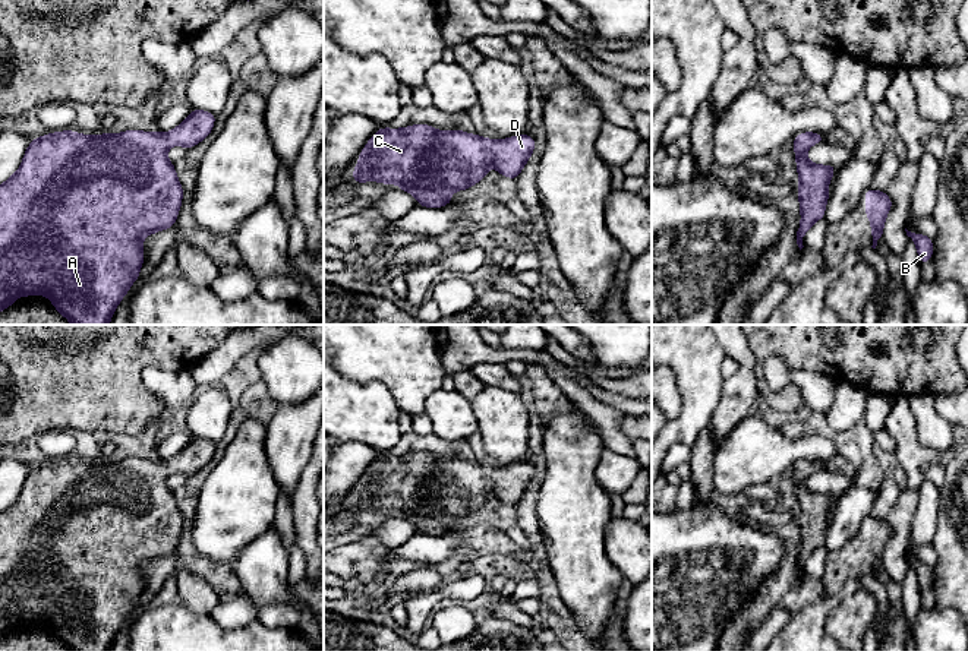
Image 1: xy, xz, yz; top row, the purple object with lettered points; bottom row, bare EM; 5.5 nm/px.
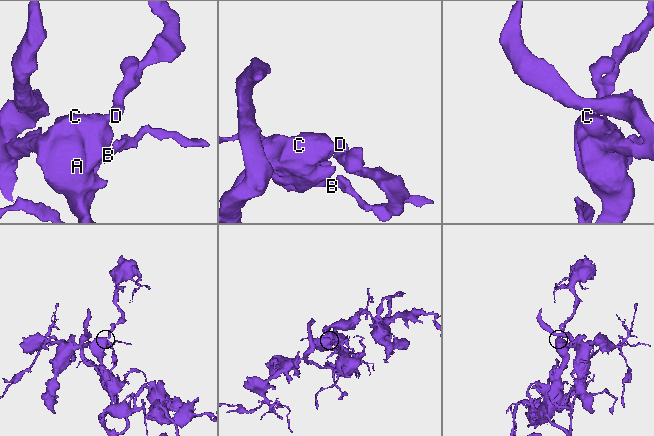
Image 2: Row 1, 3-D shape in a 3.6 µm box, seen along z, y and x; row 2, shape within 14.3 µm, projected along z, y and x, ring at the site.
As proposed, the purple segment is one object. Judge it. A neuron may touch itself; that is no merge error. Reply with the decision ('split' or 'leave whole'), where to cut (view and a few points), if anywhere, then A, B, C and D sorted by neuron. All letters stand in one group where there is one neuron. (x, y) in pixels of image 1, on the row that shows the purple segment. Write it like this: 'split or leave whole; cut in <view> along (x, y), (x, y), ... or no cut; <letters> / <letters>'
leave whole; no cut; A B C D

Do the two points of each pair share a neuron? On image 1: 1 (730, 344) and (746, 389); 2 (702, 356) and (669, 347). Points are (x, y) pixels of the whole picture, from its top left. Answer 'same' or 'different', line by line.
1: same
2: same

